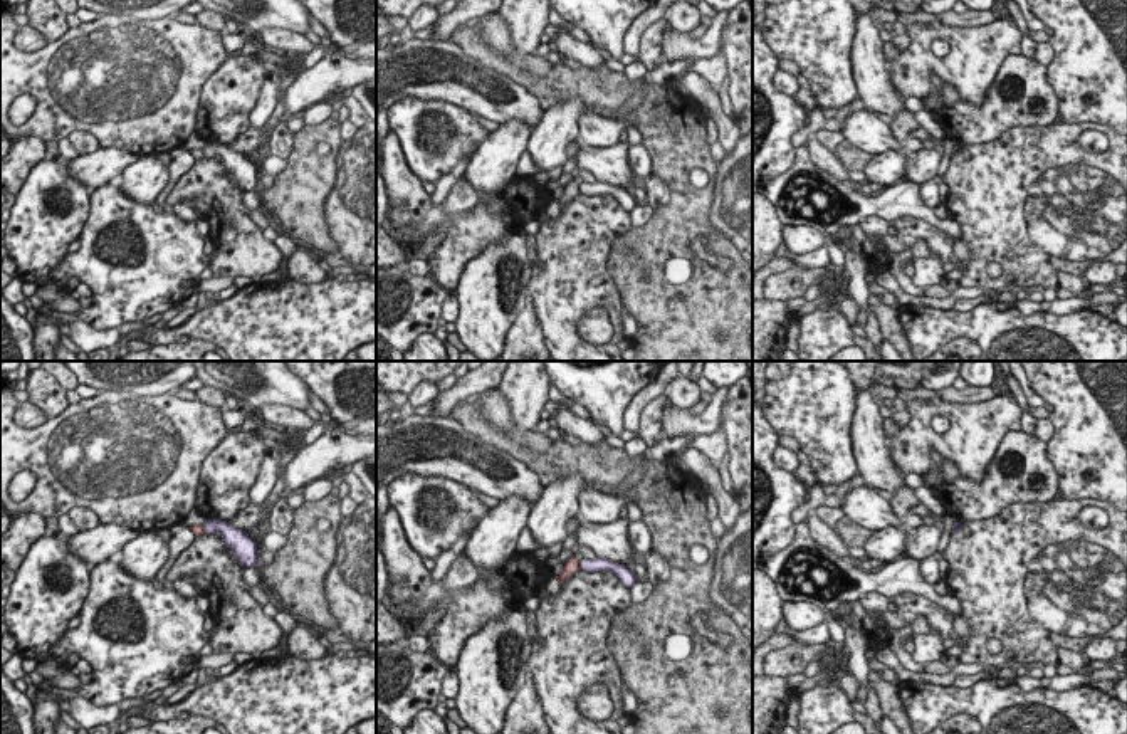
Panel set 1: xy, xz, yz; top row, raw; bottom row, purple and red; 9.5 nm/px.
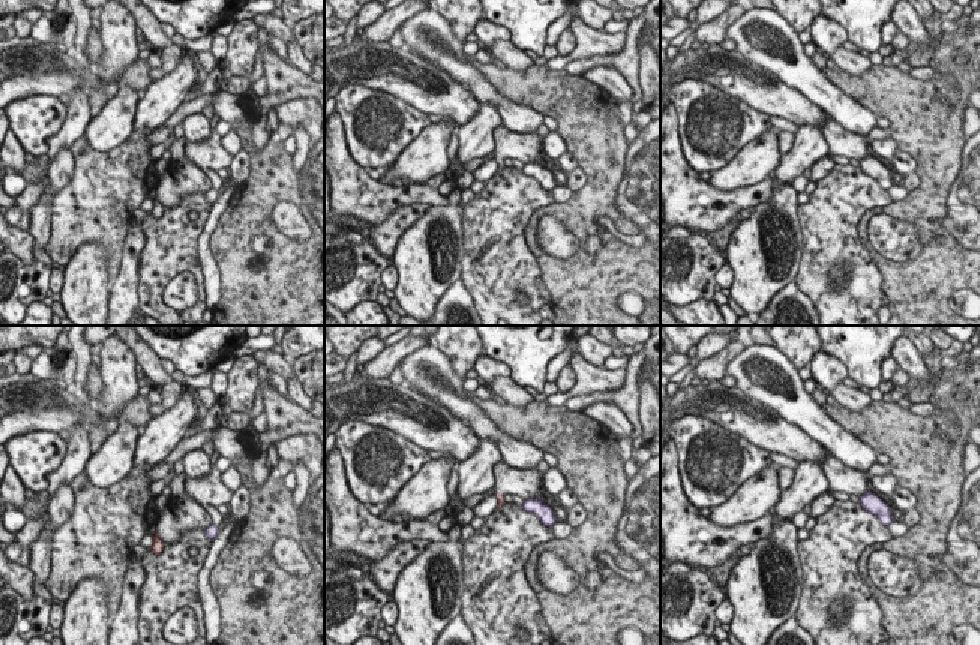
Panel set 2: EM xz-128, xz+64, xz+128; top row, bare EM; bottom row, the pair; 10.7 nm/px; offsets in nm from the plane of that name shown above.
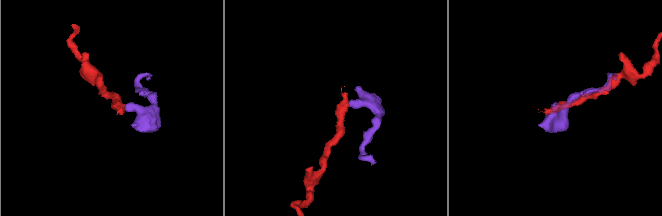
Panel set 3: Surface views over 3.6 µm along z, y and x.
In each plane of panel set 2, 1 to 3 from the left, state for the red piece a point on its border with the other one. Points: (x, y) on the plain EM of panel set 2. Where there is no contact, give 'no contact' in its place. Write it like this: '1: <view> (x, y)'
1: no contact
2: no contact
3: no contact

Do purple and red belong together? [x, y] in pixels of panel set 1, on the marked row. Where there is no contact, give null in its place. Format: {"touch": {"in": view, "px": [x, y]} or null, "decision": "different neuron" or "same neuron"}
{"touch": {"in": "xz", "px": [580, 565]}, "decision": "different neuron"}

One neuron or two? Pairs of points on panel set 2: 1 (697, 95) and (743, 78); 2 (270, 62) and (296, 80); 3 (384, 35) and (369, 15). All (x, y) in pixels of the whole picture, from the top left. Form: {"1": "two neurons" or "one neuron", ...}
{"1": "two neurons", "2": "one neuron", "3": "two neurons"}

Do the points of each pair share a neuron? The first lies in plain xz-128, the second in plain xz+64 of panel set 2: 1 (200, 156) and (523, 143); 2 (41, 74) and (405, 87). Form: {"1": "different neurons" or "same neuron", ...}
{"1": "same neuron", "2": "same neuron"}

